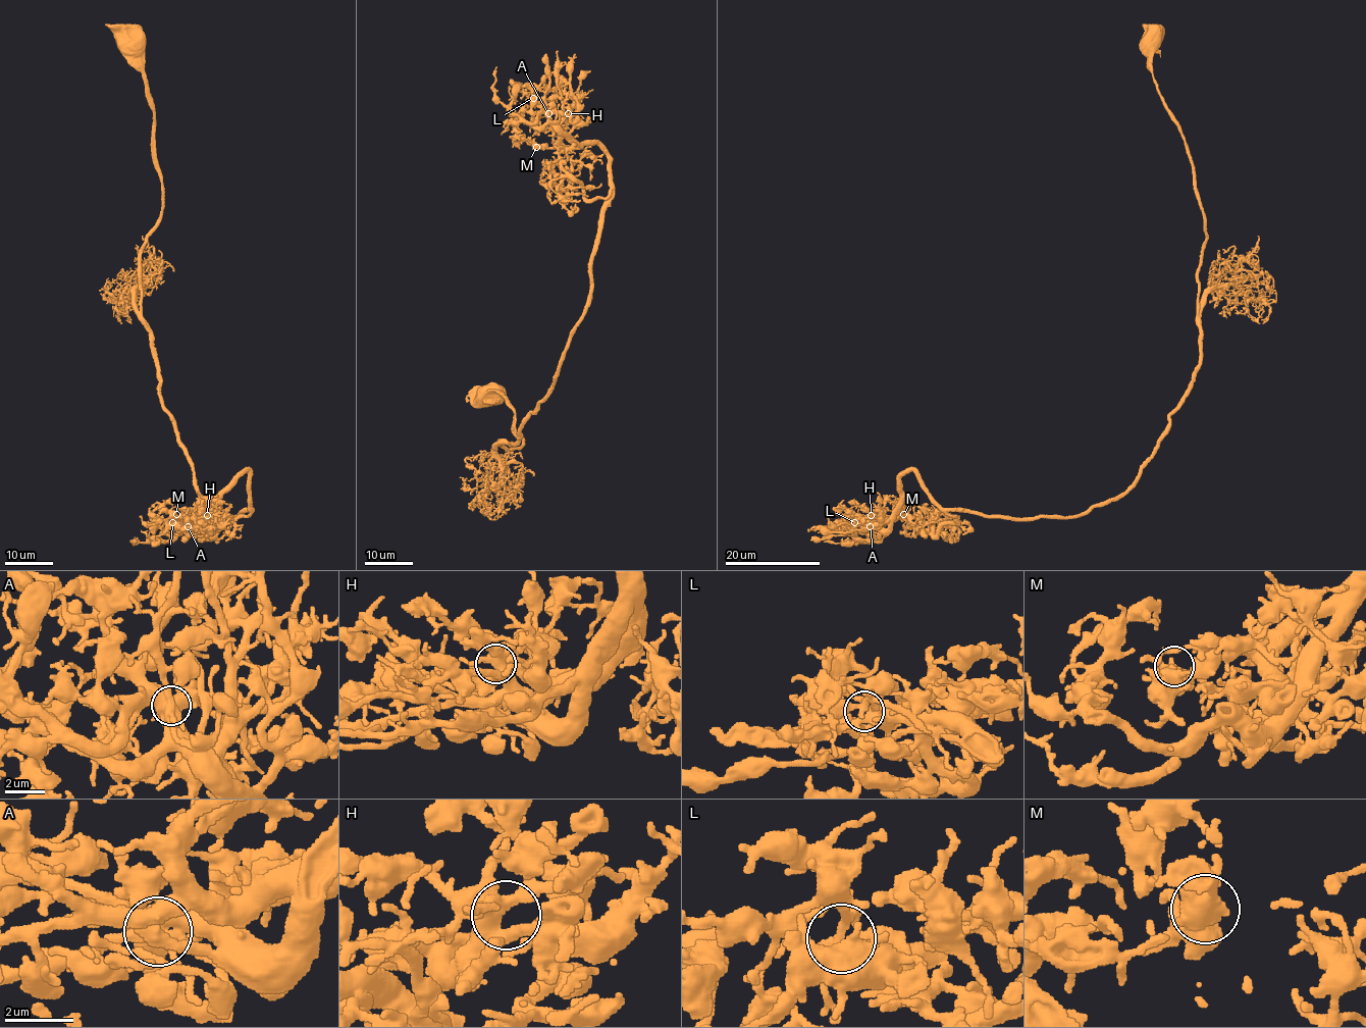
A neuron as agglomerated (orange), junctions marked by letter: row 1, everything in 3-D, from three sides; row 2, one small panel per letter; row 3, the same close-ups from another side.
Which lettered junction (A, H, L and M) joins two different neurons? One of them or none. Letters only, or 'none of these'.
none of these

